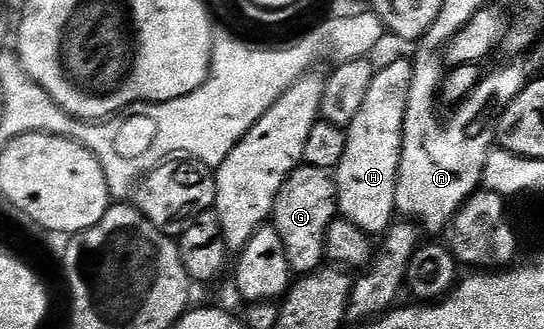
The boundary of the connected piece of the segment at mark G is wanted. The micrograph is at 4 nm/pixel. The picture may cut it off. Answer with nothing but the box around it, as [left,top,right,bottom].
[270,164,339,274]

